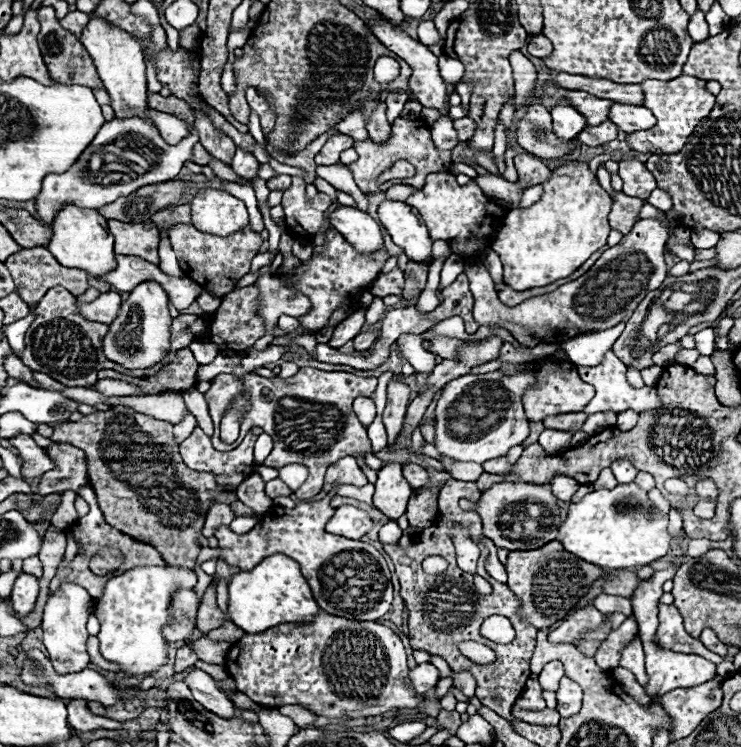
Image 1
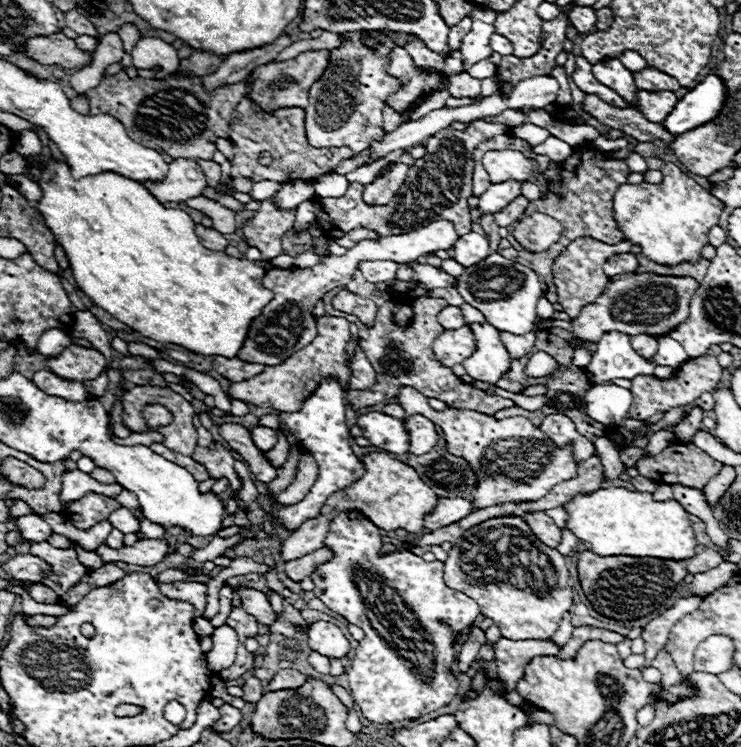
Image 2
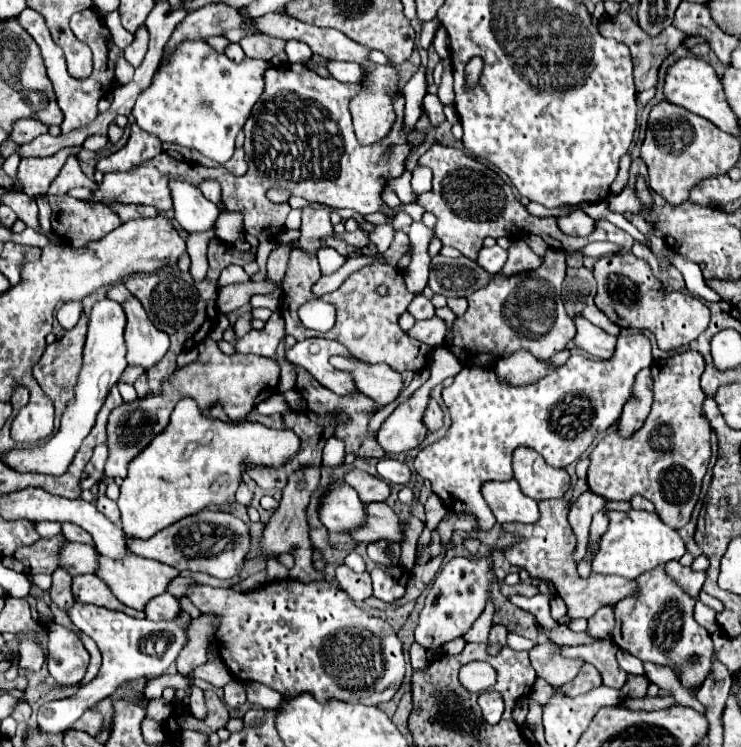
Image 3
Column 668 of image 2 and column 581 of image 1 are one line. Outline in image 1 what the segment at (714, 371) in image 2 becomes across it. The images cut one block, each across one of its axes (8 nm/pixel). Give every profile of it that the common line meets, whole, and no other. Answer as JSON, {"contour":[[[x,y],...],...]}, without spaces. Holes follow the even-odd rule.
{"contour":[[[540,358],[540,362],[534,362],[532,370],[534,370],[536,380],[522,396],[522,404],[530,422],[540,422],[546,416],[556,416],[556,414],[580,412],[594,398],[594,388],[580,380],[576,366],[568,360]]]}

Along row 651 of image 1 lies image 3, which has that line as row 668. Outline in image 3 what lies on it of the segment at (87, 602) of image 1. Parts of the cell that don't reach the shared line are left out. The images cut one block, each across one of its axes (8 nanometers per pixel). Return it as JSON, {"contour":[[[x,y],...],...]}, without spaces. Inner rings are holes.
{"contour":[[[54,622],[48,628],[46,664],[50,676],[60,686],[74,686],[84,678],[88,668],[88,650],[72,630]]]}

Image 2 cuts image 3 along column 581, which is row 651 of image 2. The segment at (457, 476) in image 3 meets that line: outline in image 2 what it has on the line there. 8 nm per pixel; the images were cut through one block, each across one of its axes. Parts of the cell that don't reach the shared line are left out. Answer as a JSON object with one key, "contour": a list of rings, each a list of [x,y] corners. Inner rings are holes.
{"contour":[[[352,510],[352,512],[344,512],[344,514],[338,514],[332,524],[330,524],[330,530],[328,530],[328,536],[326,536],[326,546],[334,550],[334,560],[332,562],[326,562],[322,564],[314,574],[310,574],[310,578],[314,580],[316,588],[314,588],[314,594],[334,612],[338,612],[340,616],[344,616],[350,624],[358,626],[364,630],[364,640],[360,640],[358,648],[354,650],[354,658],[350,660],[350,668],[348,668],[348,682],[350,682],[350,692],[354,696],[354,702],[360,706],[364,718],[368,718],[370,722],[380,722],[380,724],[394,724],[398,720],[416,720],[420,716],[426,716],[430,712],[436,712],[440,710],[442,706],[448,706],[456,696],[458,696],[458,680],[456,680],[456,674],[452,672],[452,664],[456,660],[456,650],[454,650],[454,644],[456,644],[456,636],[462,628],[470,626],[476,616],[480,614],[480,608],[478,604],[468,598],[466,594],[458,592],[458,590],[452,590],[444,584],[442,580],[442,562],[434,560],[434,562],[424,562],[420,556],[404,550],[404,552],[394,552],[394,554],[382,554],[378,556],[378,550],[380,550],[380,530],[378,526],[372,524],[364,514]]]}

